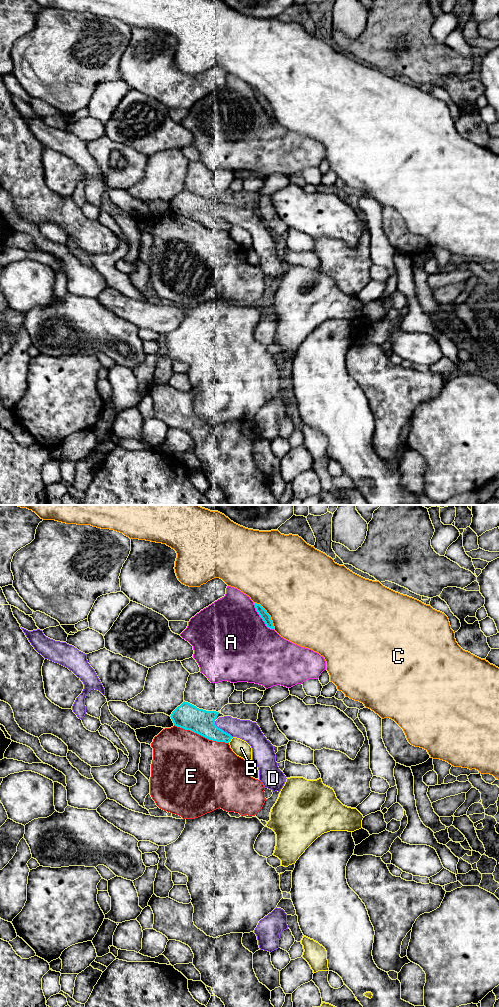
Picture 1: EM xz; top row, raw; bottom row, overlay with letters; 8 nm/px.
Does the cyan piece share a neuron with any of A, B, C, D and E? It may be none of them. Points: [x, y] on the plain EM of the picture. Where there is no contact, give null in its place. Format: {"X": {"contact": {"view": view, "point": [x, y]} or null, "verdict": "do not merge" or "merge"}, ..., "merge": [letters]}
{"A": {"contact": {"view": "xz", "point": [261, 105]}, "verdict": "do not merge"}, "B": {"contact": {"view": "xz", "point": [230, 228]}, "verdict": "do not merge"}, "C": {"contact": {"view": "xz", "point": [268, 102]}, "verdict": "do not merge"}, "D": {"contact": {"view": "xz", "point": [221, 217]}, "verdict": "do not merge"}, "E": {"contact": {"view": "xz", "point": [201, 223]}, "verdict": "do not merge"}, "merge": []}

